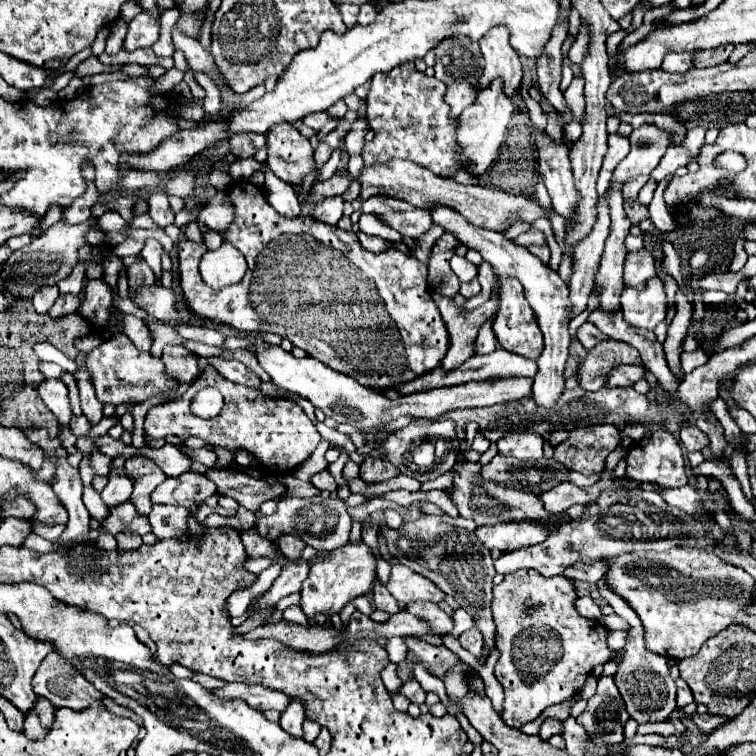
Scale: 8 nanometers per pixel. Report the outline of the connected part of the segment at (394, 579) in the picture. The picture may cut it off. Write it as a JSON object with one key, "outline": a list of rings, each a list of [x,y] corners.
{"outline":[[[396,563],[392,565],[392,575],[388,581],[388,591],[392,593],[392,597],[396,601],[434,601],[440,603],[446,593],[442,589],[438,589],[430,579],[410,571],[406,565]]]}

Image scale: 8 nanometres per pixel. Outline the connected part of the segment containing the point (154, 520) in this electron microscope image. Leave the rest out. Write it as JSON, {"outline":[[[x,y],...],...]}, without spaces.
{"outline":[[[154,505],[148,515],[152,533],[158,539],[170,539],[182,535],[188,527],[186,519],[188,519],[188,509],[174,505]]]}

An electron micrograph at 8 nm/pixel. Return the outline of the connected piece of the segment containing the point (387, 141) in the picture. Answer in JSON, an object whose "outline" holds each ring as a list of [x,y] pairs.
{"outline":[[[412,63],[374,75],[366,97],[366,119],[376,137],[362,149],[364,165],[386,163],[388,159],[410,159],[442,177],[462,169],[456,155],[456,119],[448,117],[450,107],[444,101],[444,93],[446,85],[442,81],[416,71]]]}

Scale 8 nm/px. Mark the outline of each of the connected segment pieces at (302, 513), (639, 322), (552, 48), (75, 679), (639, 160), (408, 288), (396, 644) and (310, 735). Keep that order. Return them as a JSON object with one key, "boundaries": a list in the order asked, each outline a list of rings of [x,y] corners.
{"boundaries":[[[[320,495],[316,497],[286,497],[278,501],[278,511],[274,515],[260,515],[256,519],[256,529],[266,539],[278,539],[284,533],[298,535],[306,545],[312,545],[318,551],[334,551],[348,543],[350,537],[350,525],[352,517],[348,513],[348,507],[342,499],[330,497],[324,499]]],[[[662,273],[654,275],[654,279],[650,279],[650,283],[646,283],[644,291],[636,291],[636,289],[624,285],[622,303],[620,303],[624,319],[632,327],[654,329],[666,317],[668,305],[664,303],[662,297],[666,297]]],[[[558,23],[558,27],[554,27],[554,35],[550,37],[550,43],[546,43],[546,51],[542,53],[542,59],[536,61],[536,73],[538,73],[538,87],[542,91],[542,95],[550,101],[550,105],[554,109],[558,109],[564,115],[564,123],[562,123],[562,141],[568,145],[568,149],[574,145],[572,139],[568,139],[566,135],[566,127],[574,121],[572,111],[568,109],[564,95],[560,91],[560,73],[562,73],[562,41],[568,37],[568,23]]],[[[50,653],[40,663],[32,687],[38,697],[46,697],[56,709],[68,707],[80,711],[103,697],[86,677],[82,677],[80,671],[74,671],[74,667],[70,667],[58,653]]],[[[652,123],[640,125],[638,129],[630,133],[630,153],[614,169],[612,181],[624,183],[626,179],[636,177],[636,175],[650,175],[660,163],[668,145],[670,145],[668,131]]],[[[232,183],[228,195],[234,203],[236,219],[226,231],[226,237],[246,257],[248,271],[240,283],[214,291],[198,273],[200,255],[206,251],[204,237],[200,241],[182,237],[178,243],[180,287],[186,307],[196,317],[246,333],[276,333],[286,337],[294,347],[304,349],[310,357],[334,371],[352,375],[366,387],[386,389],[402,381],[412,381],[440,365],[448,351],[450,335],[428,293],[426,279],[422,279],[424,263],[398,249],[388,249],[378,255],[370,253],[360,245],[352,231],[342,231],[340,227],[322,223],[314,217],[286,219],[274,211],[262,189],[252,183]]],[[[402,637],[388,639],[385,649],[388,653],[389,660],[394,664],[406,659],[408,649]]],[[[304,721],[302,725],[302,739],[306,739],[308,743],[312,743],[320,733],[320,725],[314,721]]]]}

